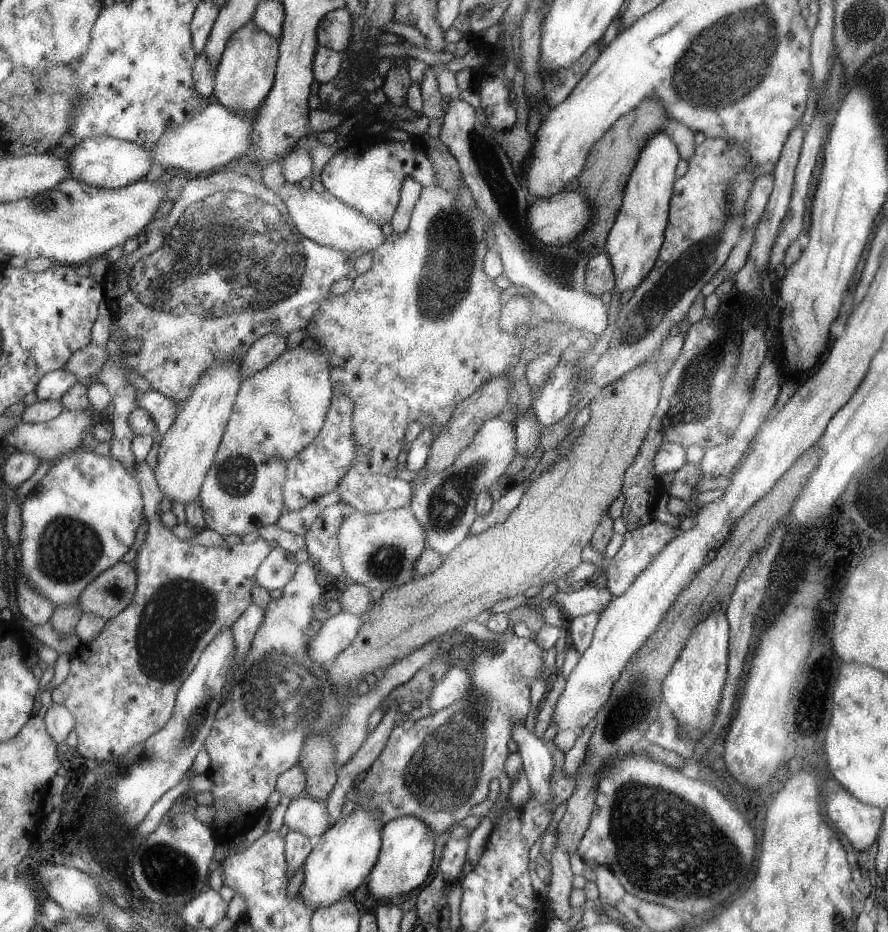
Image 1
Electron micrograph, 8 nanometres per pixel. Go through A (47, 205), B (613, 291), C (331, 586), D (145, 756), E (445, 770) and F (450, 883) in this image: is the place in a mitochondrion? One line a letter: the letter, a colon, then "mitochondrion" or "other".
A: mitochondrion
B: other
C: other
D: mitochondrion
E: mitochondrion
F: other

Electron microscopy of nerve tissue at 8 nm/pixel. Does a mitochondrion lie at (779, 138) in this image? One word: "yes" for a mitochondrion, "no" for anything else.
no

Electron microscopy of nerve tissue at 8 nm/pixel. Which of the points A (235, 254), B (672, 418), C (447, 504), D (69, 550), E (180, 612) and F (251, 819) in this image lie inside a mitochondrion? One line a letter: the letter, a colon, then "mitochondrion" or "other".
A: mitochondrion
B: mitochondrion
C: mitochondrion
D: mitochondrion
E: mitochondrion
F: other

